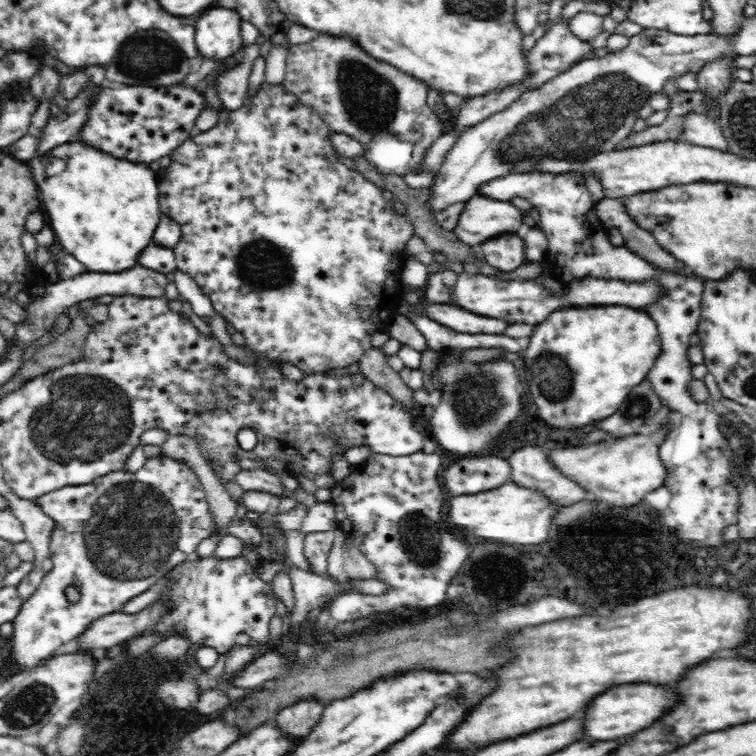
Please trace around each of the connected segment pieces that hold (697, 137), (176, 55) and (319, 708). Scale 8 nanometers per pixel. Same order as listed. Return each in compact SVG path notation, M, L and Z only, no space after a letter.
M688 112L682 123L680 140L691 145L713 148L720 152L730 152L730 144L724 133L710 116L698 112Z
M136 30L130 34L122 48L114 55L108 65L104 66L106 81L110 84L122 83L128 86L163 87L184 81L190 72L189 57L185 51L162 30Z
M310 695L281 708L274 722L290 737L306 737L321 719L325 706L320 699Z

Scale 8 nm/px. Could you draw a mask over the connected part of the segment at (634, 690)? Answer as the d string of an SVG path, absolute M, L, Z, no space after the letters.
M628 684L608 690L604 696L596 696L594 704L590 706L586 720L588 720L588 738L596 740L616 740L620 736L632 736L632 732L640 732L644 724L652 724L668 704L672 704L672 692L664 686L652 684Z

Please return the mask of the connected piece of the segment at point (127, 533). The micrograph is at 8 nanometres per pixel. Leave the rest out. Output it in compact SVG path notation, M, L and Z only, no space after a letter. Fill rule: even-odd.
M164 455L146 459L144 466L138 472L134 472L134 474L120 470L97 477L96 480L90 481L88 484L65 485L64 488L54 489L52 492L40 496L38 500L34 500L34 503L40 505L44 513L48 514L56 524L52 532L52 537L49 538L49 550L53 559L53 569L48 573L44 573L39 587L36 588L32 597L28 597L22 602L20 612L13 618L14 636L10 638L12 641L12 656L16 660L14 664L18 664L22 670L28 670L30 666L34 666L36 660L48 659L54 652L64 649L64 646L73 644L75 639L80 637L86 628L93 622L96 622L98 618L120 610L129 600L132 600L132 598L138 596L140 593L144 593L145 590L148 590L148 588L158 582L160 576L164 576L169 569L176 568L176 565L179 565L184 560L193 558L198 544L205 538L208 538L212 531L216 530L214 513L211 512L206 491L204 491L202 481L199 480L196 472L188 467L184 461ZM70 586L78 588L78 592L80 593L80 598L75 602L68 599L66 588L70 588Z

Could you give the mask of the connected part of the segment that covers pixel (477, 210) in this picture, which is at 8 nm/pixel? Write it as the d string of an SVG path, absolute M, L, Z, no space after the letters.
M474 196L466 202L465 211L453 232L470 245L478 246L498 236L518 234L526 226L526 215L510 201Z

